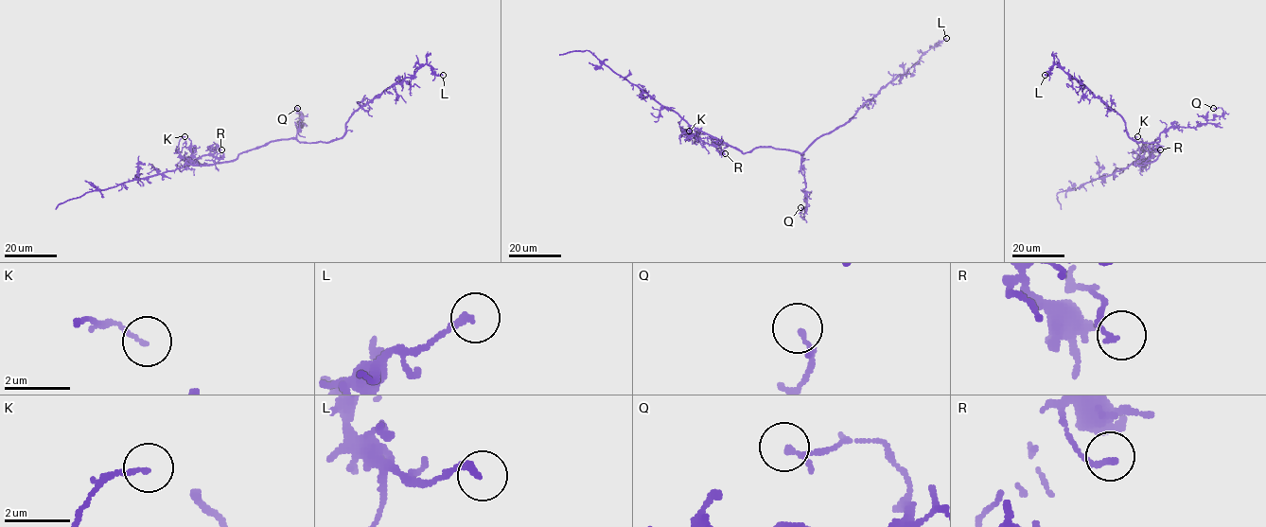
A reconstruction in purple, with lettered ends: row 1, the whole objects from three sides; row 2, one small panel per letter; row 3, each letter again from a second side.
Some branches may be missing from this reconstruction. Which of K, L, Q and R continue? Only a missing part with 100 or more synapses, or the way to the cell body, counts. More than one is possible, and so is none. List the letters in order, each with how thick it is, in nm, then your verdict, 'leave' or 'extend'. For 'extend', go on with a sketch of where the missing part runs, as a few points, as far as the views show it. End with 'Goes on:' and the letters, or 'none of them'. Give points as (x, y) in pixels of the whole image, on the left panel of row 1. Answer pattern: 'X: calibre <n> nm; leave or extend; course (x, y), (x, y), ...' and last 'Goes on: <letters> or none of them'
K: calibre 100 nm; leave
L: calibre 240 nm; leave
Q: calibre 170 nm; leave
R: calibre 160 nm; leave
Goes on: none of them

